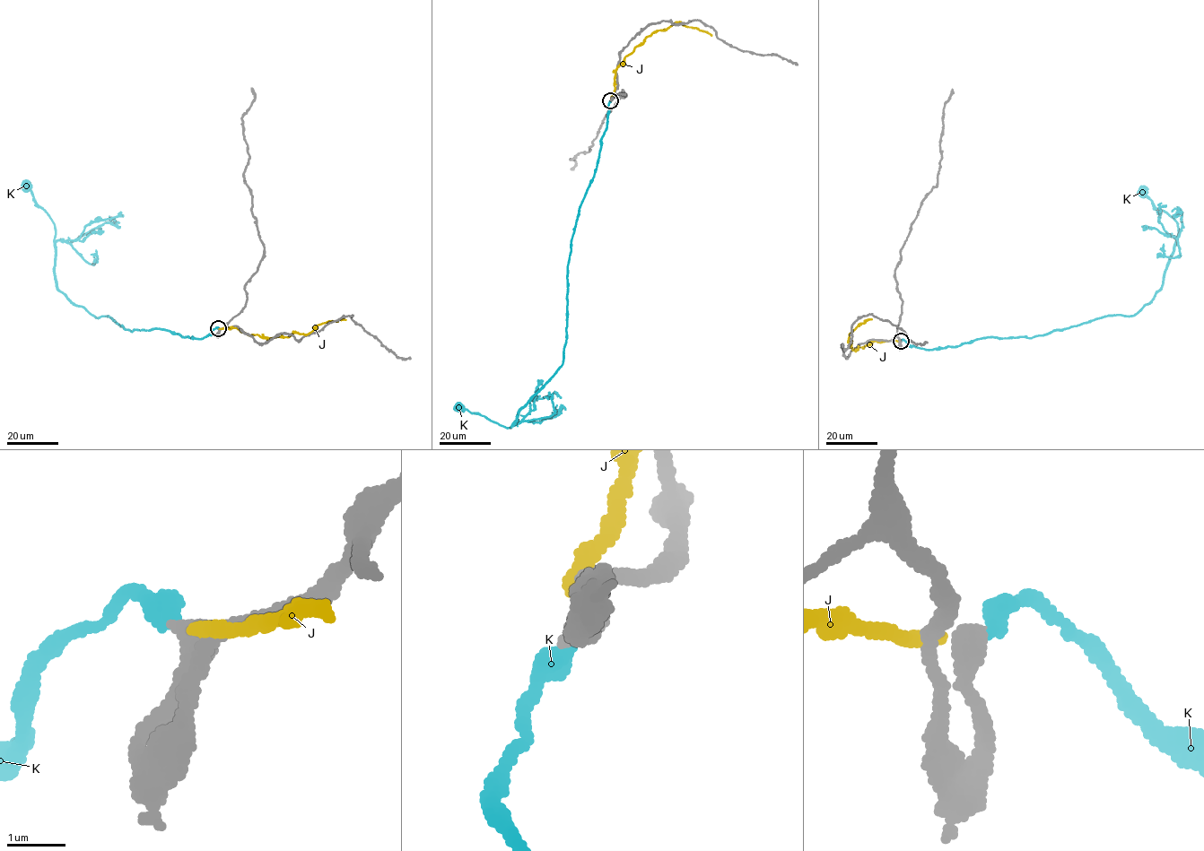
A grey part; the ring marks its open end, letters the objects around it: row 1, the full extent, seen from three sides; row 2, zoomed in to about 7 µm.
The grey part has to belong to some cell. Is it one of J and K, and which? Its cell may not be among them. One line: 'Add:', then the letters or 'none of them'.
Add: K

